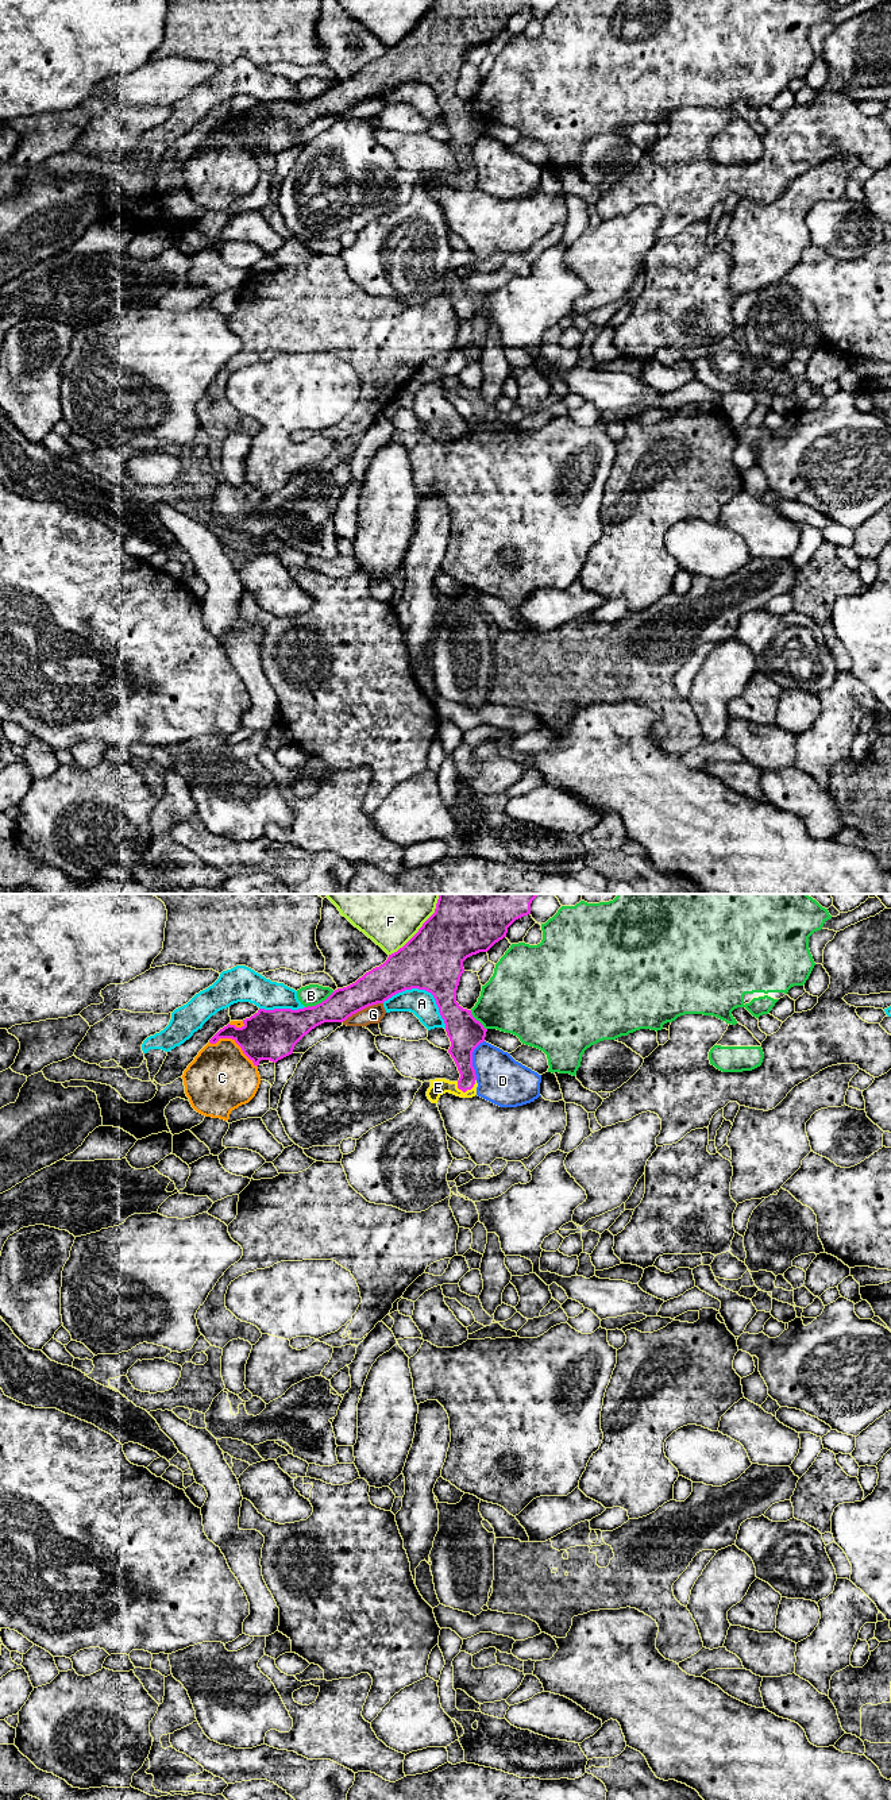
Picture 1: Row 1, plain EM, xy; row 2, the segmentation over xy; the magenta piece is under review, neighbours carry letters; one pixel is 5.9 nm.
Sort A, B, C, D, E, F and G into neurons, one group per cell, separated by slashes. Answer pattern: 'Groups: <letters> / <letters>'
Groups: A / B / C / D / E / F / G

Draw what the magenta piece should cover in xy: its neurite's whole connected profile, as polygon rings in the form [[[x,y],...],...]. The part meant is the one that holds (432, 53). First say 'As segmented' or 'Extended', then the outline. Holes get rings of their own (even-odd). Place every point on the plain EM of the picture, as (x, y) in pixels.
Extended. [[[436,0],[418,24],[402,41],[389,47],[383,57],[366,65],[355,76],[335,82],[321,96],[298,103],[259,101],[254,108],[243,112],[244,117],[242,120],[228,116],[209,135],[216,136],[220,131],[232,131],[254,158],[258,159],[261,153],[277,155],[292,147],[294,138],[324,115],[343,115],[352,107],[369,99],[383,96],[405,82],[425,82],[433,88],[439,105],[444,112],[446,124],[451,134],[448,146],[460,166],[458,174],[429,173],[431,180],[427,189],[432,196],[437,196],[446,185],[460,190],[472,190],[477,188],[478,180],[472,159],[472,144],[485,134],[487,122],[472,109],[471,103],[463,101],[456,95],[456,82],[464,65],[463,54],[479,45],[487,45],[495,35],[506,30],[508,20],[516,12],[528,7],[531,7],[531,0]]]

